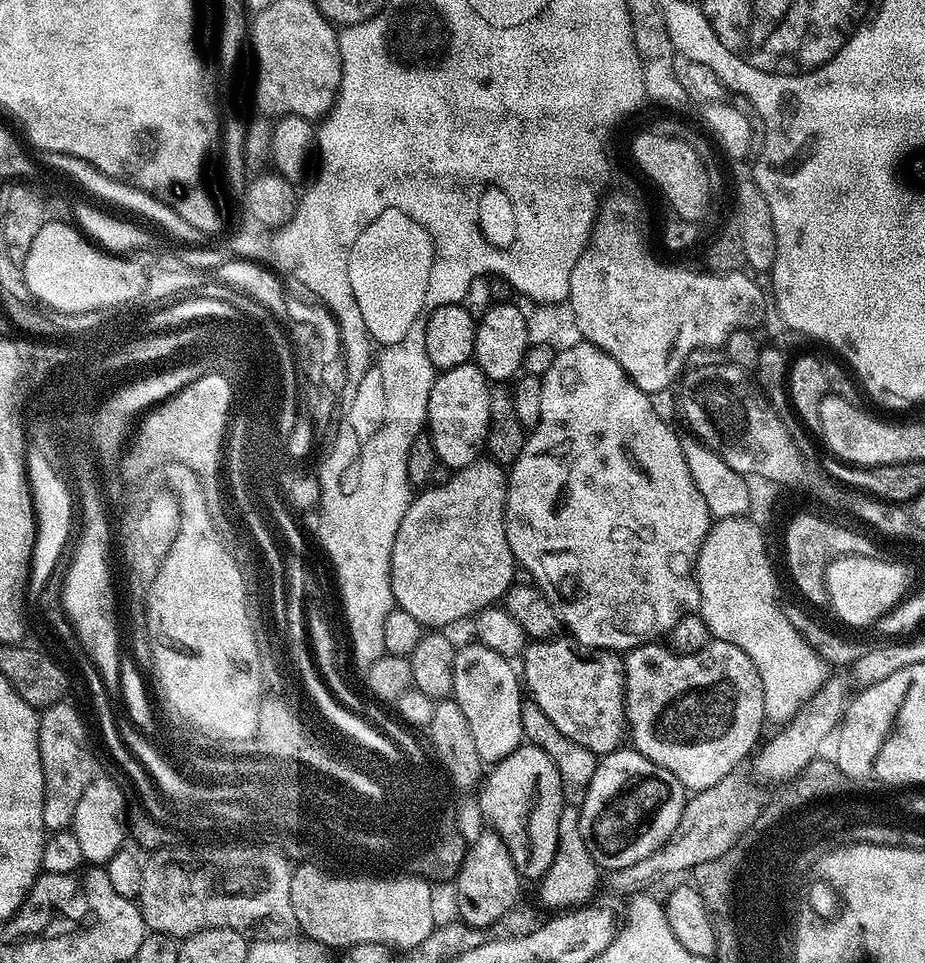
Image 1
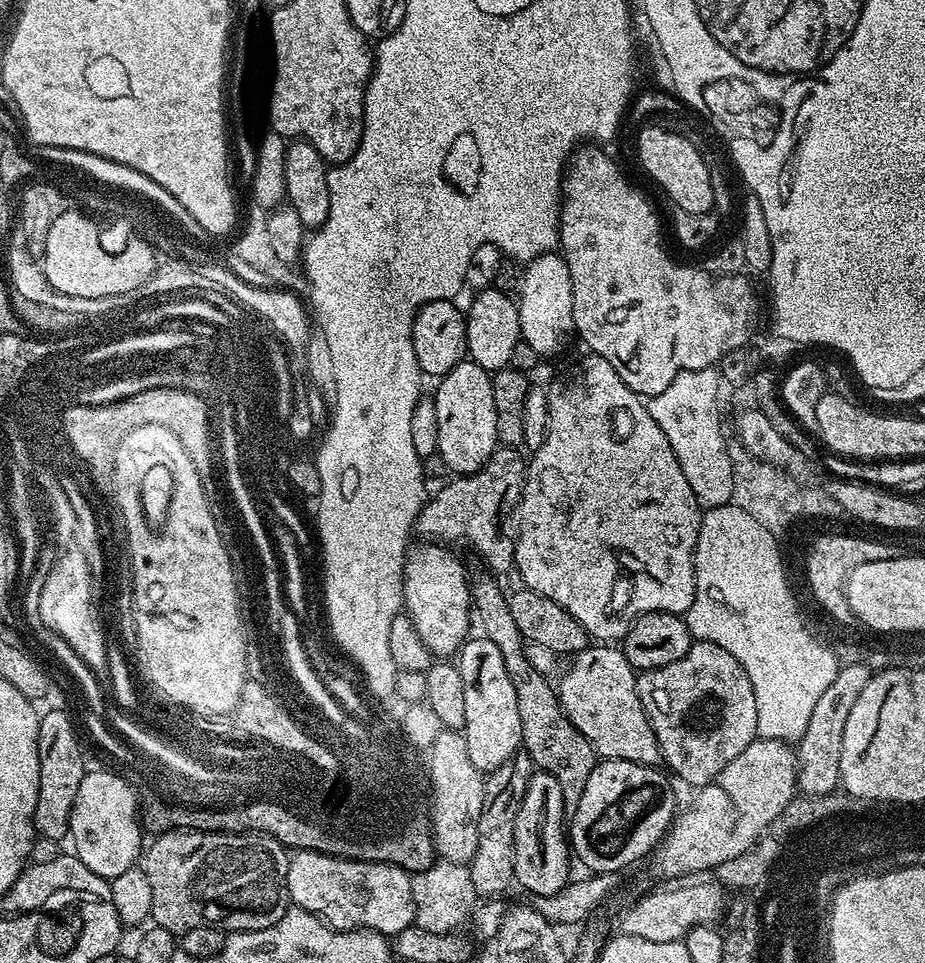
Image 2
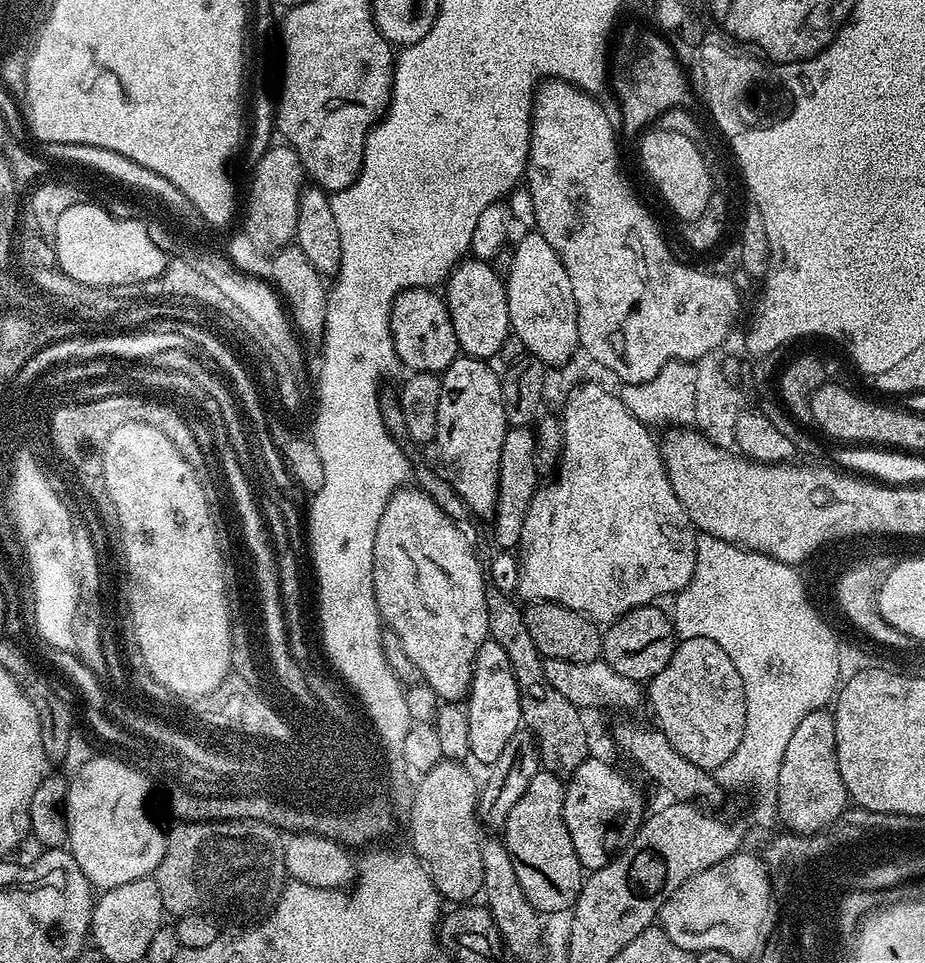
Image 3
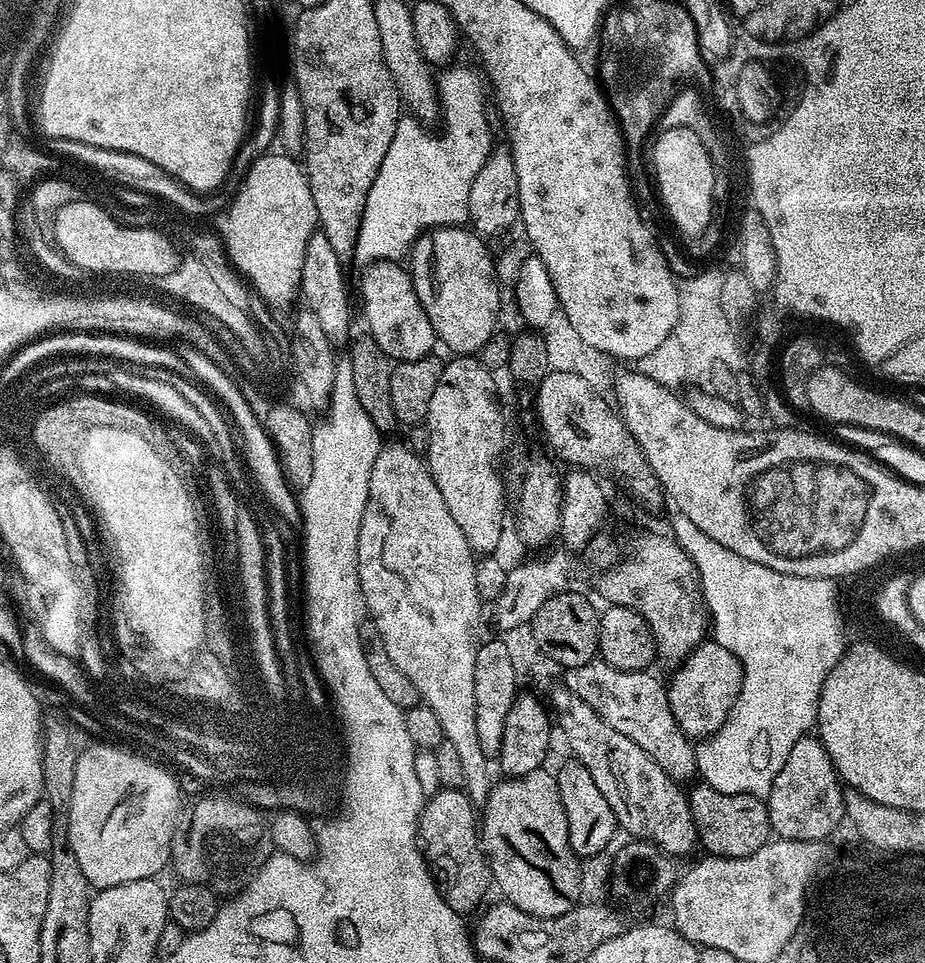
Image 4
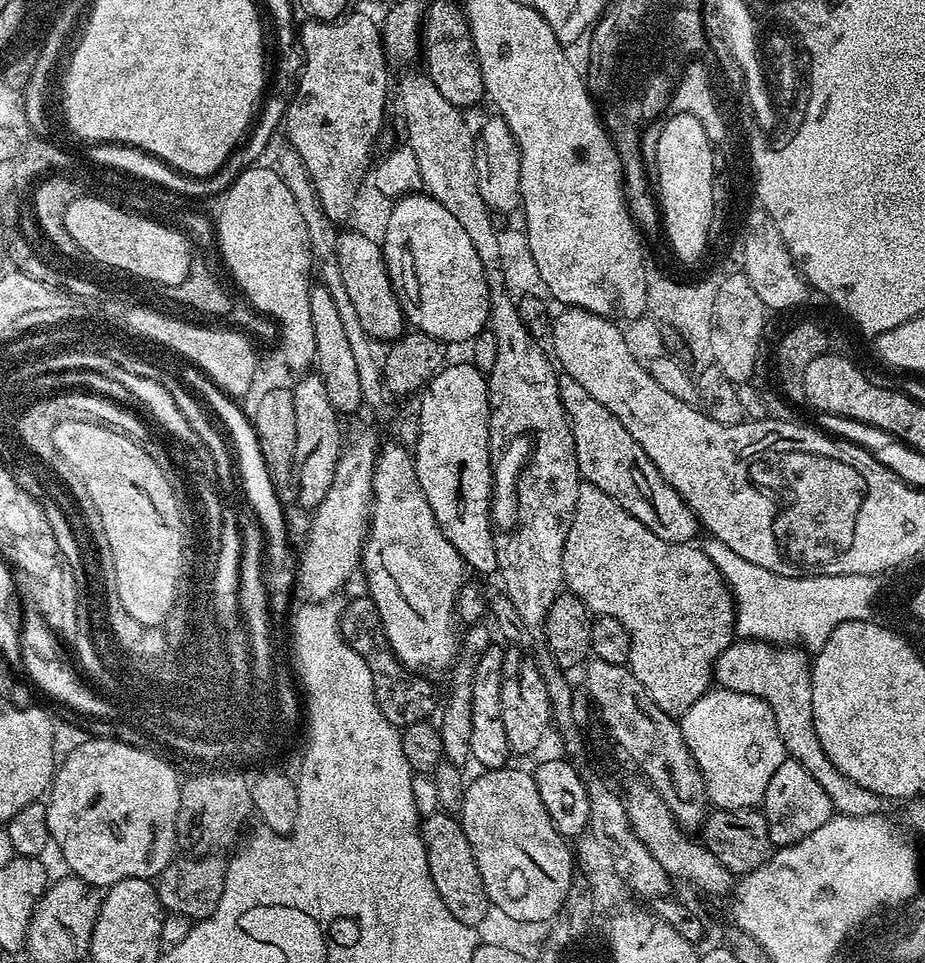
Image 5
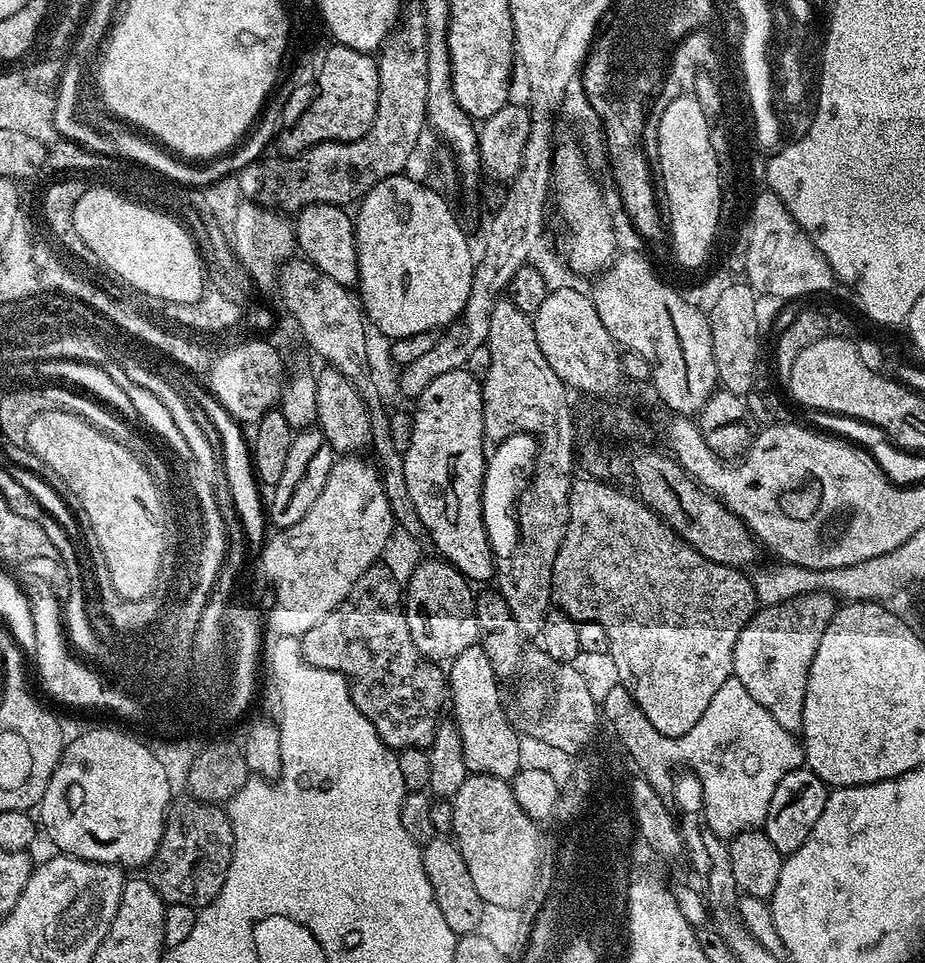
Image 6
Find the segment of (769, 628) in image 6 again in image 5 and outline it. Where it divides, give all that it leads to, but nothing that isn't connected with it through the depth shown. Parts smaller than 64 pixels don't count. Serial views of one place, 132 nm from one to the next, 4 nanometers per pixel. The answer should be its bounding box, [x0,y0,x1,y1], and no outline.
[714,638,886,816]

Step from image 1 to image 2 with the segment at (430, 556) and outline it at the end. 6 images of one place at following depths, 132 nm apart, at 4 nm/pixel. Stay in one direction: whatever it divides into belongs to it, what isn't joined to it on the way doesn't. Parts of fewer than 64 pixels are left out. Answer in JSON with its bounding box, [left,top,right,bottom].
[414,446,526,574]

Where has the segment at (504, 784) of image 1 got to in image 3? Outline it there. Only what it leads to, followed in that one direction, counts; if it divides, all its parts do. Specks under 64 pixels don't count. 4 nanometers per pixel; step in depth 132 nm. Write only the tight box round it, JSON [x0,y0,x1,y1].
[502,770,582,913]

